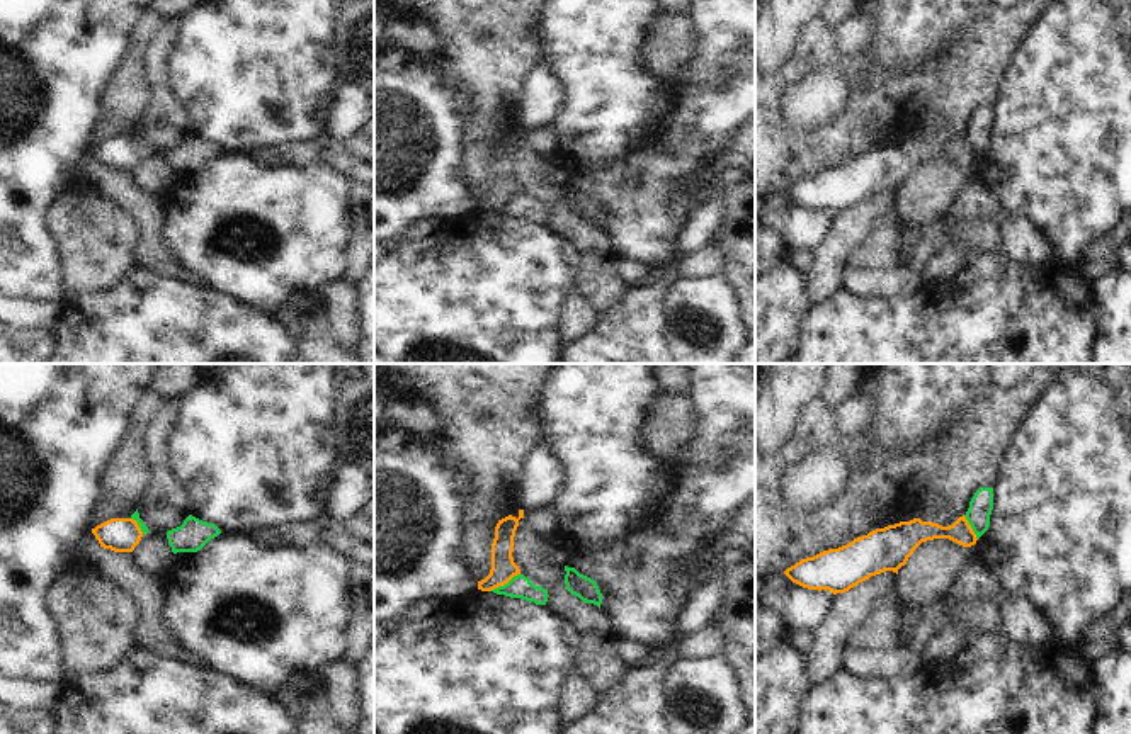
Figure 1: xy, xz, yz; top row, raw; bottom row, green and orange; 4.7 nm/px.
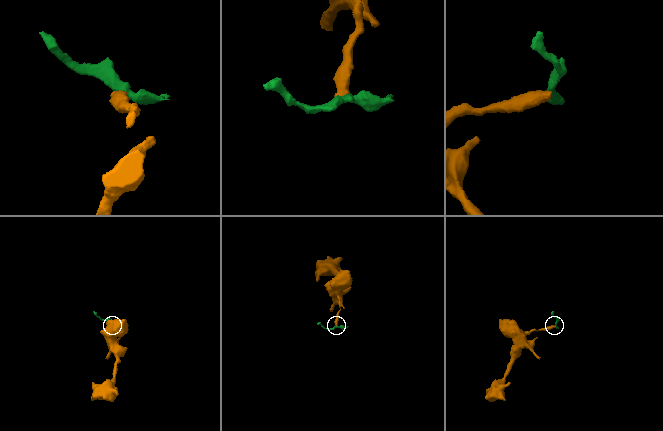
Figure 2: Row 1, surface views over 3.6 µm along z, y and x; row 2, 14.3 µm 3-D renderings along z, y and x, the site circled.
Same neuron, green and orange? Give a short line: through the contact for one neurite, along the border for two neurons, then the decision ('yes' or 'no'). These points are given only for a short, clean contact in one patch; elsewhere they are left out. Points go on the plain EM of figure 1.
line xz (519, 192), (490, 209); no

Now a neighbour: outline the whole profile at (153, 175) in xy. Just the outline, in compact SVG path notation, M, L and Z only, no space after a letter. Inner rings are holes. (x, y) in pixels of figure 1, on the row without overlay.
M167 151L145 153L131 175L134 187L153 197L167 194L173 182Z

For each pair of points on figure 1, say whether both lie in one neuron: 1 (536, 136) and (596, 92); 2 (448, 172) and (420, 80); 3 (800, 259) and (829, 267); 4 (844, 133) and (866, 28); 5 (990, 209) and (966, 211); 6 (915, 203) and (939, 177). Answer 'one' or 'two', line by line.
1: two
2: one
3: two
4: two
5: one
6: one

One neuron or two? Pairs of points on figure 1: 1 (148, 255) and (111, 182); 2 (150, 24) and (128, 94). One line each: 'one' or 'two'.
1: one
2: one

